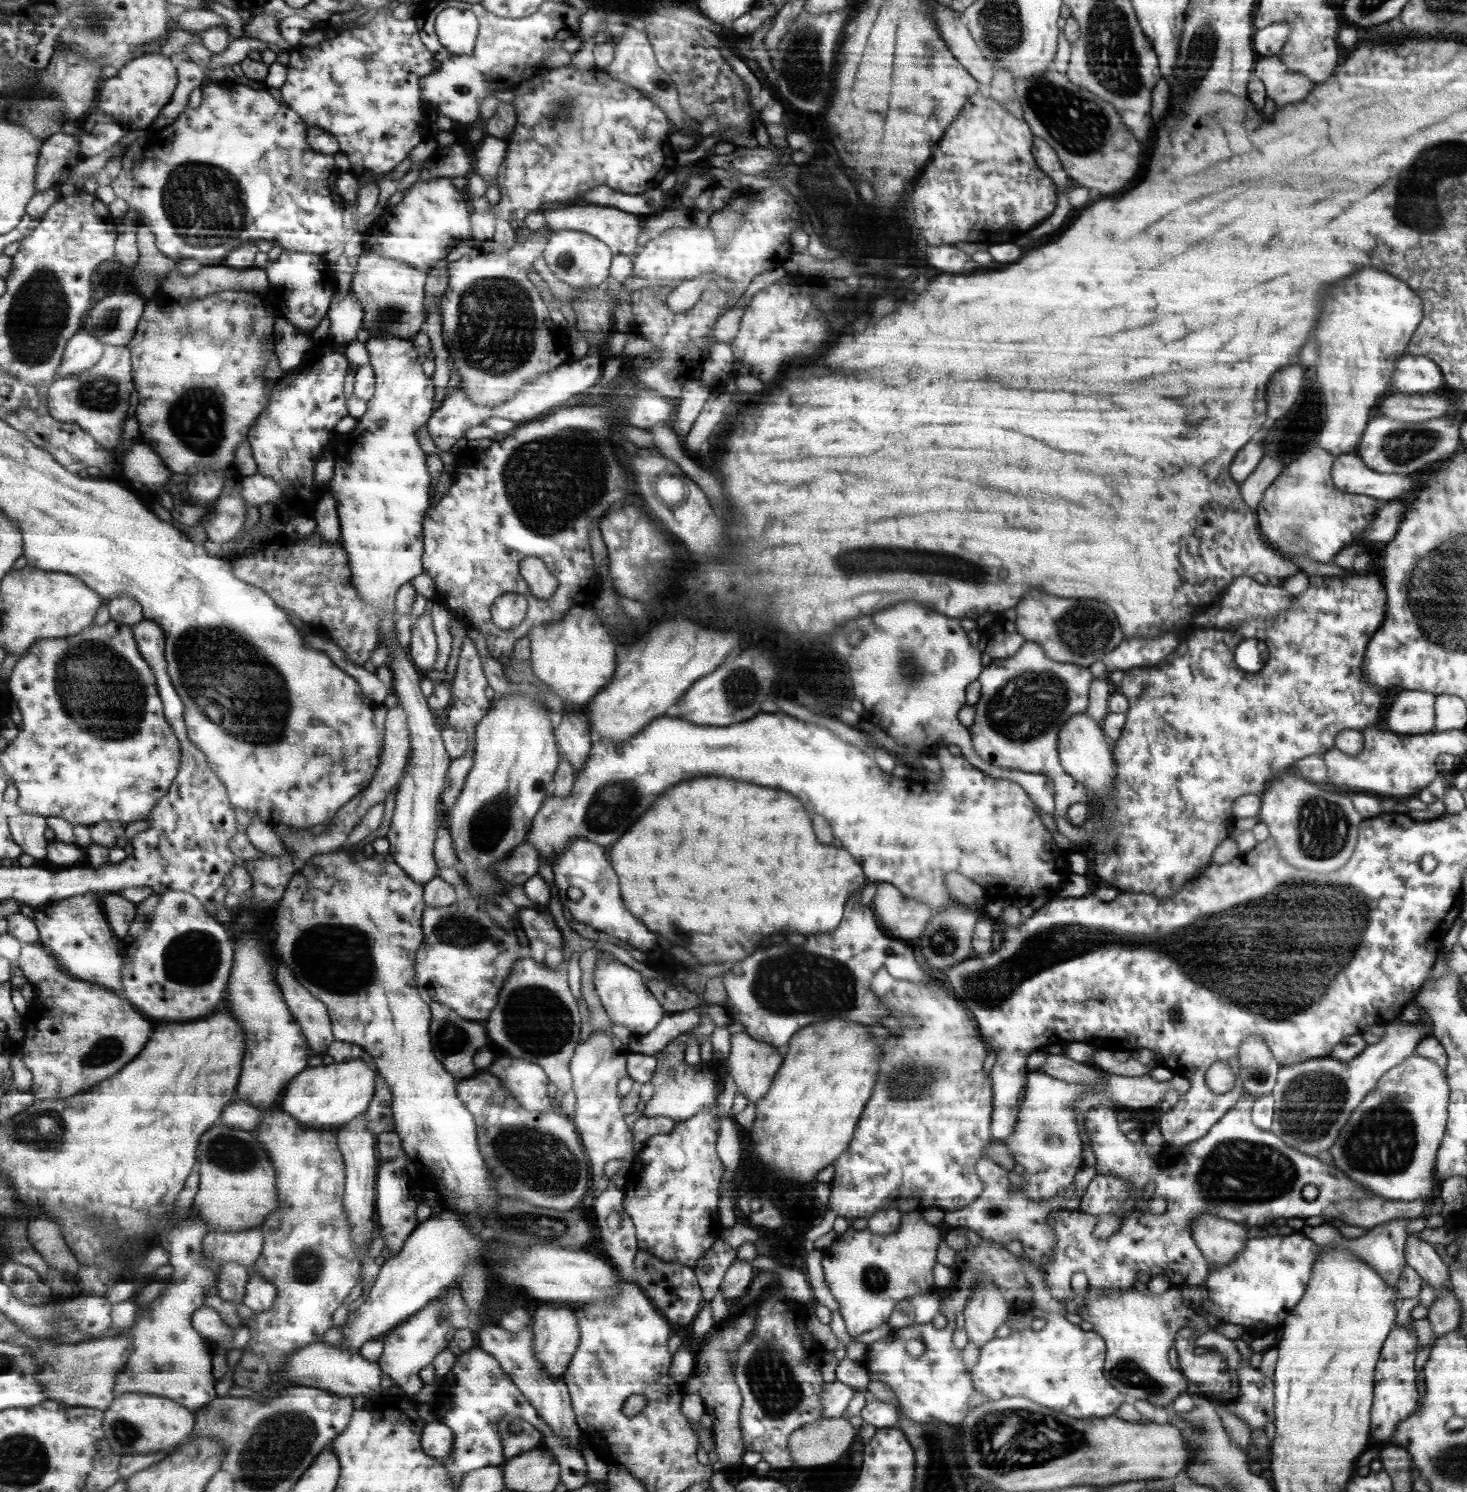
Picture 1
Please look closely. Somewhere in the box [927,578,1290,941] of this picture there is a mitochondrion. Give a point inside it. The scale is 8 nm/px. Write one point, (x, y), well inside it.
(1025, 709)

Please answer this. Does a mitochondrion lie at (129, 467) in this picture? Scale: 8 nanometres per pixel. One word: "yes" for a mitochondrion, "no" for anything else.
no

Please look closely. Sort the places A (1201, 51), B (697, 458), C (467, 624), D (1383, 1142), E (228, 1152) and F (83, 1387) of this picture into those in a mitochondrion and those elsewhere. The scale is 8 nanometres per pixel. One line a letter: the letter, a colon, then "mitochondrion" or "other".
A: mitochondrion
B: other
C: other
D: mitochondrion
E: mitochondrion
F: other

